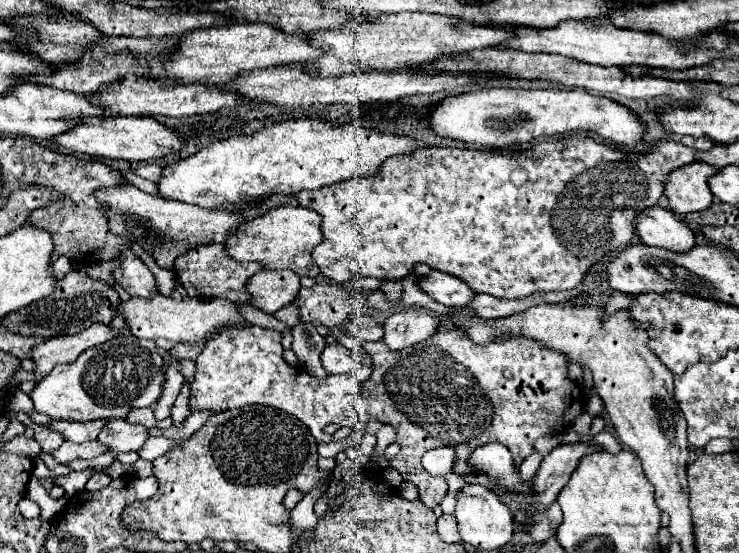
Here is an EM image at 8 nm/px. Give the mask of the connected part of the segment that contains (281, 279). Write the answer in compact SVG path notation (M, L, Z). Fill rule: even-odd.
M288 269L282 271L260 271L252 281L248 281L248 291L252 293L252 303L264 313L276 313L288 305L300 289L300 277Z

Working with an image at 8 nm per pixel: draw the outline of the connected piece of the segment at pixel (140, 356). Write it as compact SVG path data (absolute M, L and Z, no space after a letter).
M120 335L84 351L74 363L56 365L30 393L38 413L62 421L124 419L134 407L154 405L164 391L164 357L148 339Z

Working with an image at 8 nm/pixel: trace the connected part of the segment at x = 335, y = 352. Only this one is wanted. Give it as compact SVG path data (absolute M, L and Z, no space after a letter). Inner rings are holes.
M340 343L326 345L320 359L322 359L322 367L326 369L328 375L332 375L332 373L346 375L346 373L350 373L350 371L354 371L358 367L358 363L350 357L350 351Z

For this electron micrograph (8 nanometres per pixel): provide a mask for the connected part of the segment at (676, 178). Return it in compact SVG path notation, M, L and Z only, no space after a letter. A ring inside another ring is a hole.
M700 161L672 171L672 177L668 177L668 185L664 189L664 195L670 201L670 209L674 213L692 213L708 209L714 201L708 179L718 171L718 167Z

